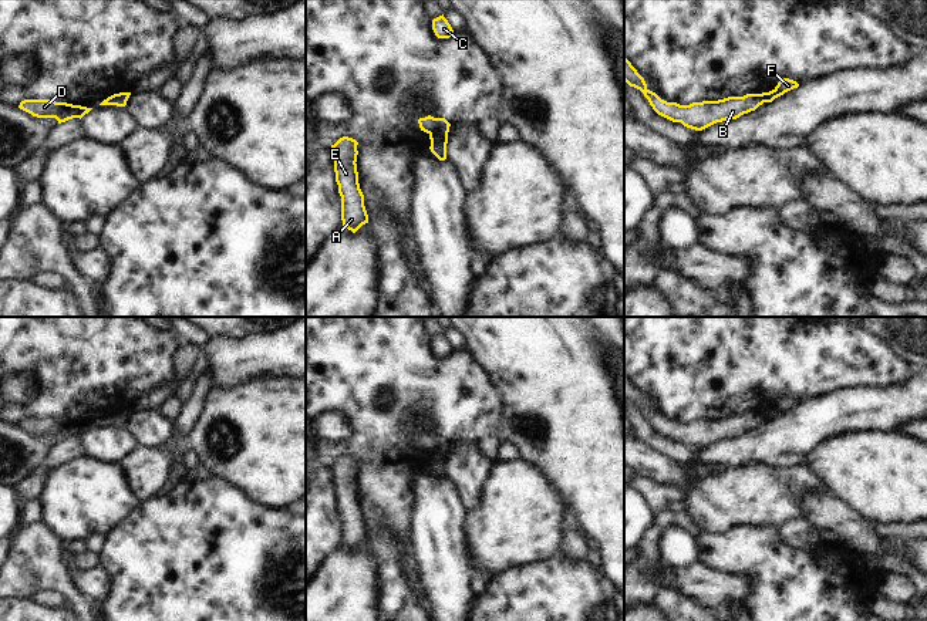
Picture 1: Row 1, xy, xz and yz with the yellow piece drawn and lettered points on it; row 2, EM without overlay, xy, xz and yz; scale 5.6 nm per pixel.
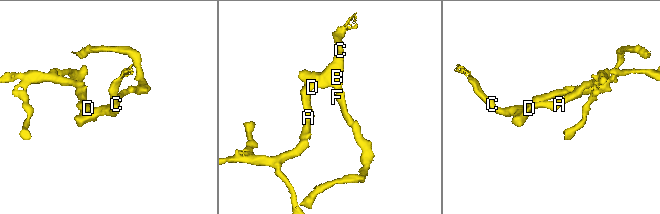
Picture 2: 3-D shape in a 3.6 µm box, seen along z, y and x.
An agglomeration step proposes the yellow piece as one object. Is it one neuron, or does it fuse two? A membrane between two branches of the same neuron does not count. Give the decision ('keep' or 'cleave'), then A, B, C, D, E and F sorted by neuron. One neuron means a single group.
cleave | A B C D E / F

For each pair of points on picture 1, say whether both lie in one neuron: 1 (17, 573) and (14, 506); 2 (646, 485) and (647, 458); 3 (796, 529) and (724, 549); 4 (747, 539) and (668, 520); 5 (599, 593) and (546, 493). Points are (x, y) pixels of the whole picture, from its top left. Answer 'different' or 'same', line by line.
1: different
2: different
3: different
4: different
5: different

